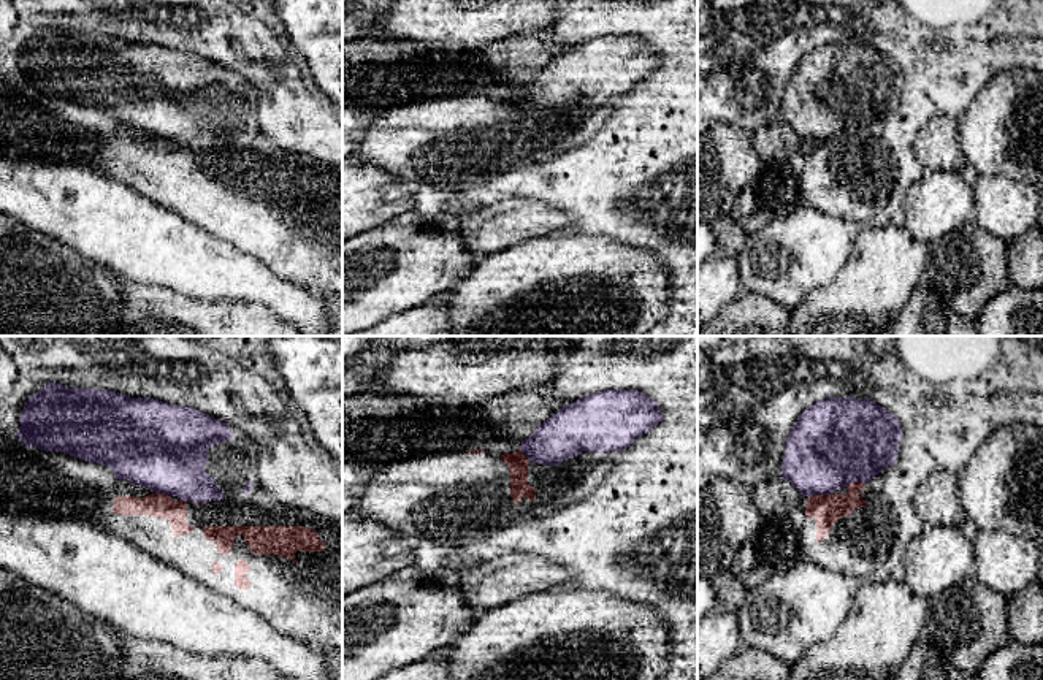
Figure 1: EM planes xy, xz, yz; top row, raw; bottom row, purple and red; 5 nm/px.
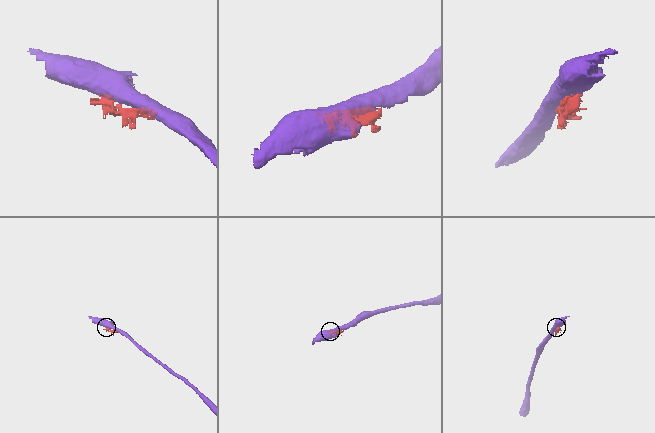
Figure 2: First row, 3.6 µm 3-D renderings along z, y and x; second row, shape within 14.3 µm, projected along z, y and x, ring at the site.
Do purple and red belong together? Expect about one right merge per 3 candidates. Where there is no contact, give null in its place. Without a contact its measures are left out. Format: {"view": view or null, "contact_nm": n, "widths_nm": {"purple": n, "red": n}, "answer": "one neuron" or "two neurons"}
{"view": "yz", "contact_nm": 110, "widths_nm": {"purple": 420, "red": 160}, "answer": "two neurons"}

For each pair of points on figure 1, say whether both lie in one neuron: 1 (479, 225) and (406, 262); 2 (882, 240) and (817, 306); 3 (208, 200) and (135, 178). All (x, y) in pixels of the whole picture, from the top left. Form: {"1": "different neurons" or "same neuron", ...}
{"1": "different neurons", "2": "same neuron", "3": "same neuron"}

